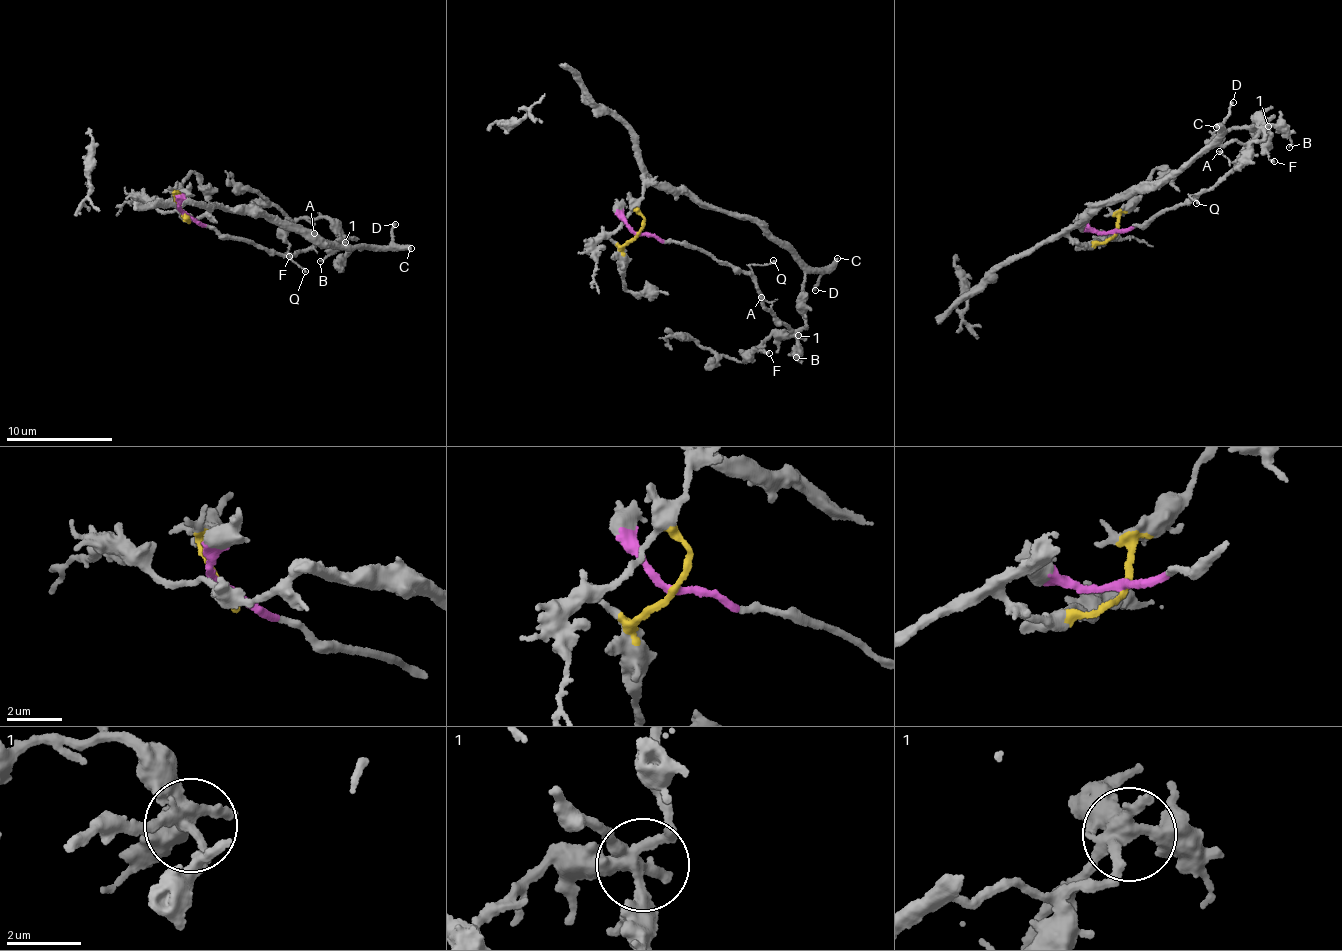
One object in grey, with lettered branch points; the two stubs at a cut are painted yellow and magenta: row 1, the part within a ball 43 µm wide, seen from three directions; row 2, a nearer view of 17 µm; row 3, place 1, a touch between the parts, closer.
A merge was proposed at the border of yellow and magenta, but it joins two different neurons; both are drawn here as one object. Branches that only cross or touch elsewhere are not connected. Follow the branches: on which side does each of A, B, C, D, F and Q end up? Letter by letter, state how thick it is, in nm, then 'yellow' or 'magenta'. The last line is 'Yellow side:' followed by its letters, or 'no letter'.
A: 130 nm thick; magenta
B: 130 nm thick; yellow
C: 360 nm thick; yellow
D: 180 nm thick; yellow
F: 190 nm thick; yellow
Q: 130 nm thick; magenta
Yellow side: B, C, D, F

